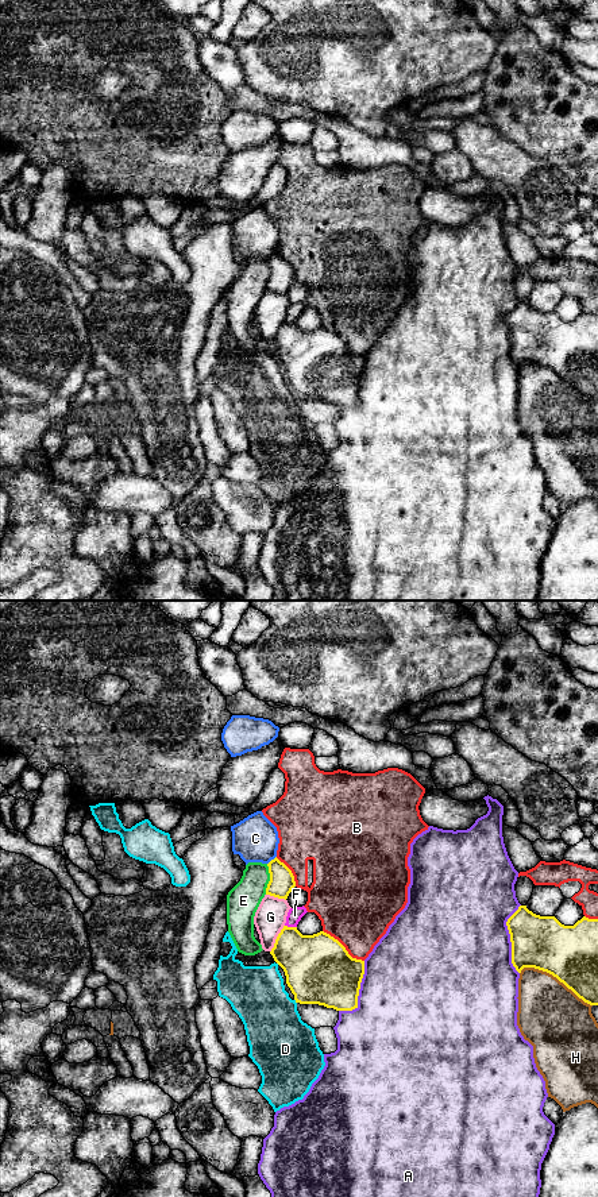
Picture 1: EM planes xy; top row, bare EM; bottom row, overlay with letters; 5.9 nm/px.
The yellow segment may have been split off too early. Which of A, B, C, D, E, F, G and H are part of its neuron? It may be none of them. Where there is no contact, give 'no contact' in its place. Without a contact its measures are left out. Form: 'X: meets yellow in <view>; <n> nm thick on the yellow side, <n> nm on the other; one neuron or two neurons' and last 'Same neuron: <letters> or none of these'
A: meets yellow in xy; 320 nm thick on the yellow side, 500 nm on the other; two neurons
B: meets yellow in xy; 400 nm thick on the yellow side, 440 nm on the other; two neurons
C: meets yellow in xy; 150 nm thick on the yellow side, 280 nm on the other; two neurons
D: meets yellow in xy; 400 nm thick on the yellow side, 360 nm on the other; two neurons
E: meets yellow in xy; 150 nm thick on the yellow side, 190 nm on the other; two neurons
F: meets yellow in xy; 340 nm thick on the yellow side, 90 nm on the other; two neurons
G: meets yellow in xy; 340 nm thick on the yellow side, 190 nm on the other; two neurons
H: meets yellow in xy; 340 nm thick on the yellow side, 400 nm on the other; two neurons
Same neuron: none of these

